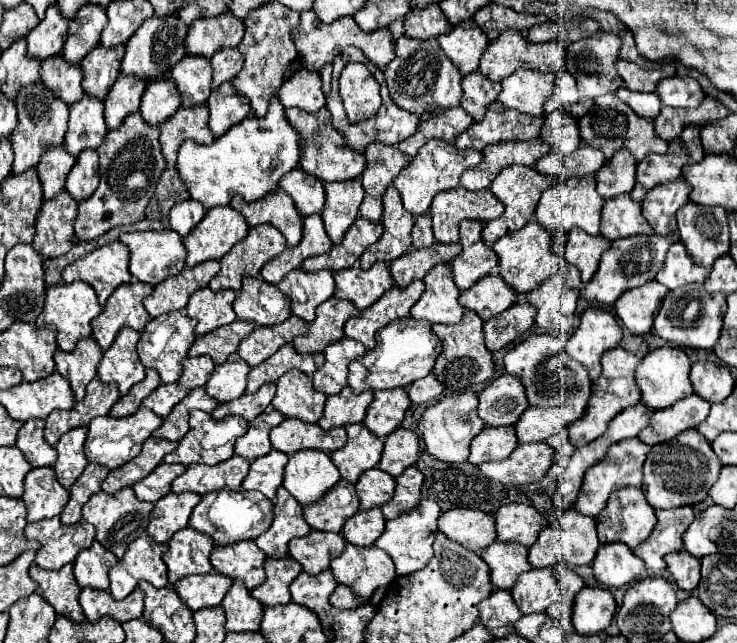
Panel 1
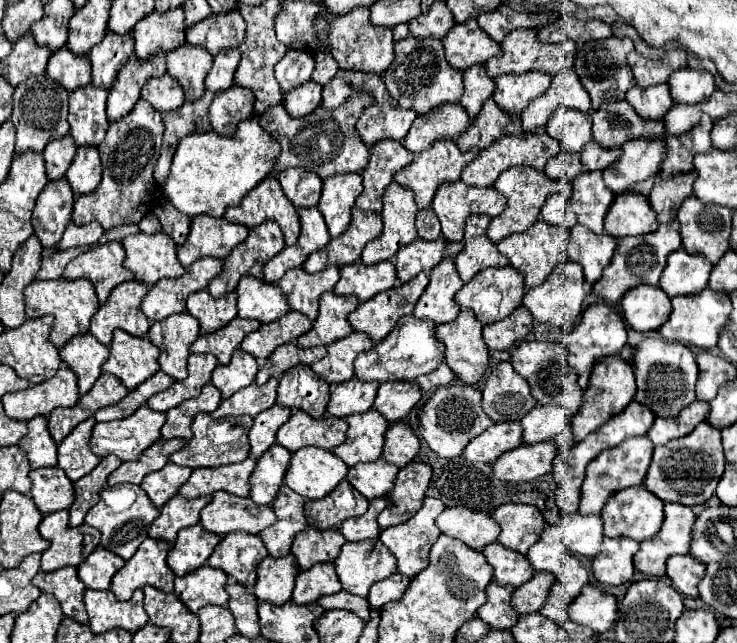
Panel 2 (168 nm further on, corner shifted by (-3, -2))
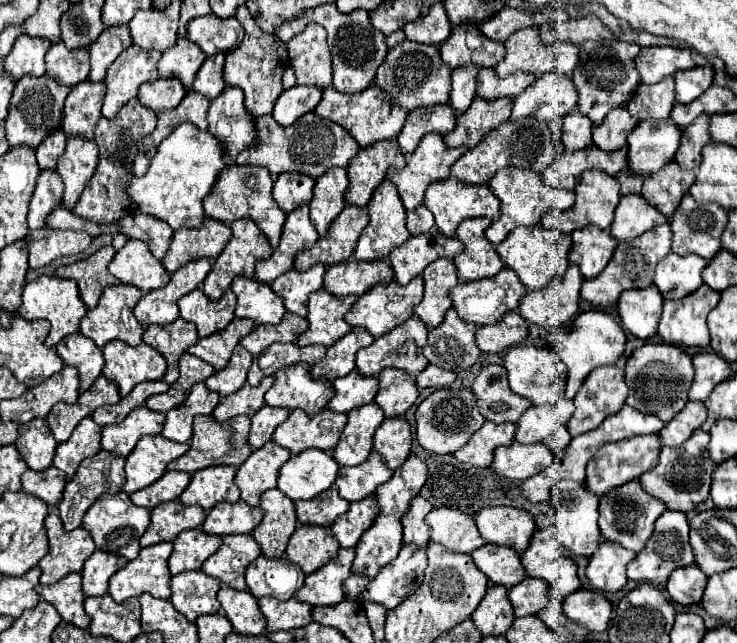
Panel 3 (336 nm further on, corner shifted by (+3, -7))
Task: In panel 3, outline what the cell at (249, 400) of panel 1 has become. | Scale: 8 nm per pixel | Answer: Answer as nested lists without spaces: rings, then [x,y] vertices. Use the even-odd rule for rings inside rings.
[[[266,377],[258,387],[250,387],[246,383],[236,393],[224,397],[218,403],[218,407],[214,409],[212,417],[216,421],[226,421],[226,419],[236,417],[236,415],[248,415],[248,417],[252,417],[258,409],[264,407],[264,395],[272,387],[272,383],[274,383],[274,377]]]

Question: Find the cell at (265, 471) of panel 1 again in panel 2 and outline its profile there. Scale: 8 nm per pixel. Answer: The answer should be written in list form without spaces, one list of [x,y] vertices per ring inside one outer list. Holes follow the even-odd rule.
[[[274,444],[264,456],[256,462],[256,470],[250,478],[250,498],[256,504],[272,504],[274,496],[278,494],[284,474],[290,464],[290,452],[278,444]]]

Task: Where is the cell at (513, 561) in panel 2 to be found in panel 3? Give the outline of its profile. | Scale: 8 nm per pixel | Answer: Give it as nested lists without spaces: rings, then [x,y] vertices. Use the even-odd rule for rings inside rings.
[[[486,543],[472,553],[472,559],[476,567],[496,585],[512,587],[526,577],[520,553],[504,545]]]

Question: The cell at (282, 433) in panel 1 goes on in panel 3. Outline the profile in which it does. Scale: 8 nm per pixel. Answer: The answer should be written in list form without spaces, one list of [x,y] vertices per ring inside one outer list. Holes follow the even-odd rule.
[[[324,409],[318,415],[306,415],[304,411],[290,411],[288,419],[278,425],[278,429],[274,431],[274,441],[286,449],[290,449],[292,453],[300,453],[304,449],[322,449],[322,451],[332,451],[340,439],[340,433],[346,425],[348,417],[344,413],[334,413],[330,409]]]

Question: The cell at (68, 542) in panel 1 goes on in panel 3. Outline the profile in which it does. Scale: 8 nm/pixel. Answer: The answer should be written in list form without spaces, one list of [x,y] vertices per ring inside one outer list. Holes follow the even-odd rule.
[[[52,511],[46,517],[46,531],[48,531],[48,541],[50,541],[50,551],[48,555],[40,561],[42,585],[52,585],[58,583],[62,577],[74,571],[82,571],[84,561],[96,551],[96,545],[86,529],[74,529],[74,531],[64,531],[62,519],[58,517],[56,511]]]

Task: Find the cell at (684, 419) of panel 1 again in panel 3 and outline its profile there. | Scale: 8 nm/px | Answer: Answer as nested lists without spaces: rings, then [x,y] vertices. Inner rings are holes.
[[[688,401],[686,407],[676,413],[674,421],[666,423],[666,427],[662,429],[662,433],[658,433],[662,437],[662,443],[668,447],[678,447],[682,445],[686,439],[690,439],[690,435],[706,421],[706,405],[702,401]]]

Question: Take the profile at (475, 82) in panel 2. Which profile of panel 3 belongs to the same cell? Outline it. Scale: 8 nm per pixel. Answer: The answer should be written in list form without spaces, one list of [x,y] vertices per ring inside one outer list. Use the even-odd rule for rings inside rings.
[[[462,65],[452,71],[452,91],[450,91],[450,105],[462,113],[470,107],[470,101],[476,97],[476,65]]]

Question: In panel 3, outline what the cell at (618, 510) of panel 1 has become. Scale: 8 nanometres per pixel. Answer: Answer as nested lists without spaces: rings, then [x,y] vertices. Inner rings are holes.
[[[634,479],[634,481],[628,481],[620,487],[614,487],[610,489],[608,493],[604,493],[600,497],[600,517],[598,517],[598,525],[600,525],[600,531],[602,531],[602,537],[606,541],[614,541],[614,543],[620,543],[622,547],[626,549],[632,549],[632,551],[642,551],[648,537],[652,535],[654,531],[654,521],[666,511],[666,503],[658,497],[652,497],[648,495],[640,481]]]

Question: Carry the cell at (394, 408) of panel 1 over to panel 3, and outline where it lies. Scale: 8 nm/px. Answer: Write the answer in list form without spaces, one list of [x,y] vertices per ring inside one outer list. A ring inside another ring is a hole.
[[[384,369],[378,375],[380,389],[376,393],[376,403],[382,407],[384,417],[404,415],[418,399],[418,387],[414,377],[400,373],[400,369]]]

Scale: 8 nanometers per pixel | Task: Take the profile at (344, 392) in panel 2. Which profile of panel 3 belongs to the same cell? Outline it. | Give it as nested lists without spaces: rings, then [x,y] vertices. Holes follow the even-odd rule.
[[[354,369],[346,377],[338,377],[334,381],[334,389],[336,389],[336,395],[328,403],[328,409],[336,413],[348,413],[354,407],[374,401],[378,391],[378,379],[374,375],[366,377]]]

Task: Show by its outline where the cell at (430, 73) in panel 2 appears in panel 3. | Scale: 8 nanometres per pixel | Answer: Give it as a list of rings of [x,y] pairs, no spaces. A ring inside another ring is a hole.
[[[402,41],[392,49],[388,49],[388,55],[376,73],[376,85],[382,91],[390,93],[396,105],[402,105],[406,111],[414,111],[418,107],[446,103],[450,95],[450,75],[452,69],[440,59],[438,47],[414,41]]]

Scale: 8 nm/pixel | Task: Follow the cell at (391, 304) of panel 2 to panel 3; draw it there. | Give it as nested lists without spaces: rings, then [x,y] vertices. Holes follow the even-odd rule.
[[[422,275],[414,277],[406,287],[398,285],[394,279],[386,281],[386,283],[378,283],[372,289],[368,289],[368,293],[364,293],[354,307],[346,313],[346,323],[352,327],[366,327],[374,337],[382,337],[384,333],[388,333],[390,329],[394,329],[396,325],[404,323],[410,315],[414,315],[414,305],[422,299],[424,293],[424,279]]]

